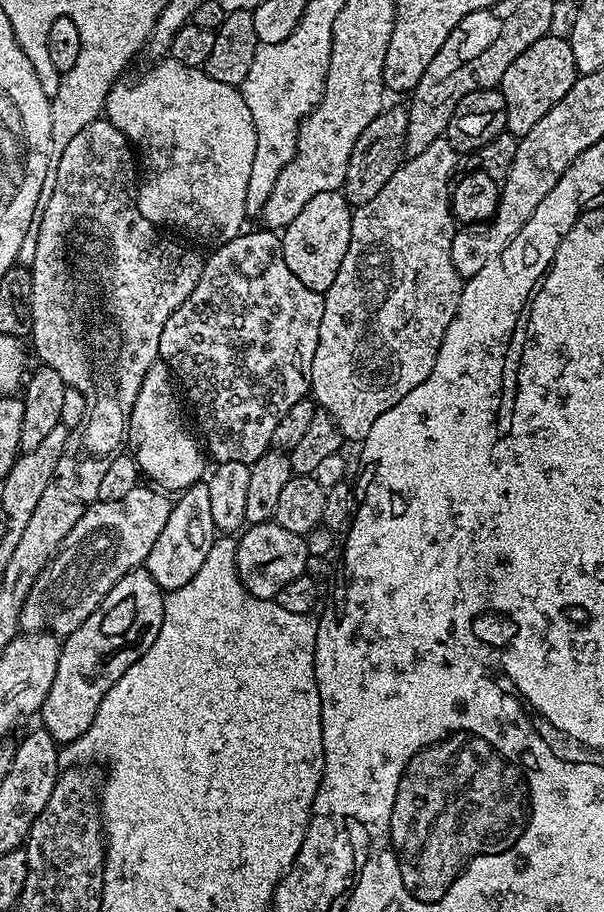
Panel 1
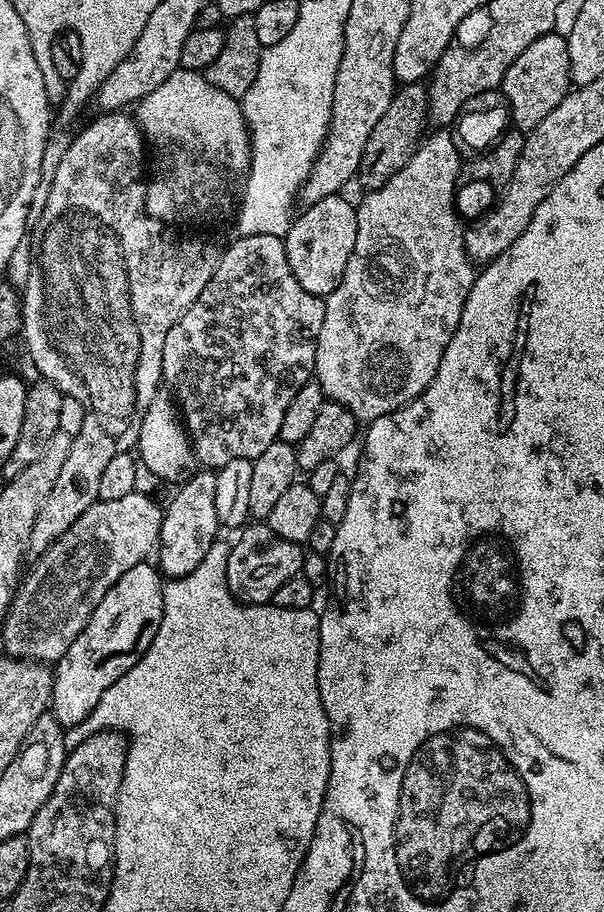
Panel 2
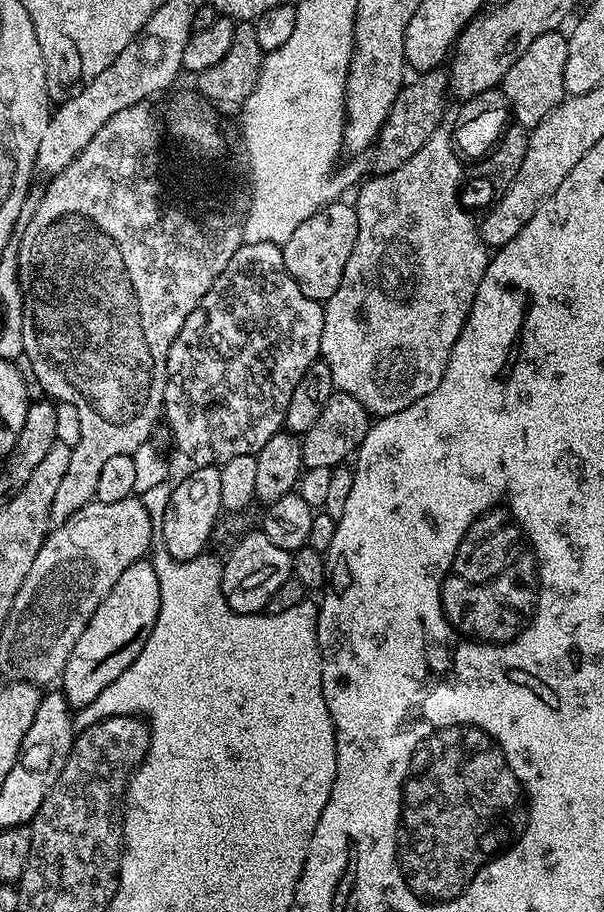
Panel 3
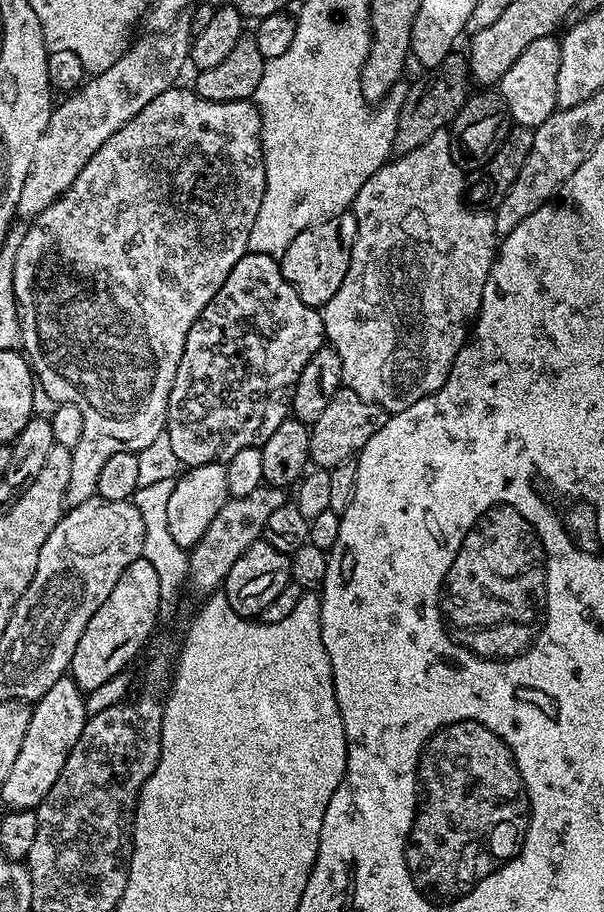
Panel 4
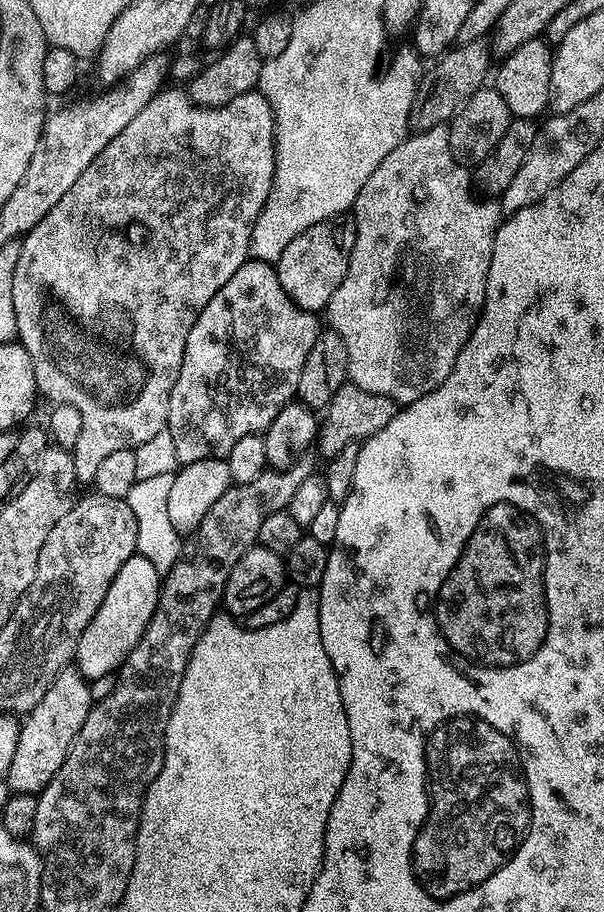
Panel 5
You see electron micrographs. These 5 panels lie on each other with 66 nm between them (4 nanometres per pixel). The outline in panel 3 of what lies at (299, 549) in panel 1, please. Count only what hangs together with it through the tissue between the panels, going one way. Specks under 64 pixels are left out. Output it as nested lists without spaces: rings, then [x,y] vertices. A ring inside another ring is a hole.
[[[263,530],[248,532],[232,548],[228,560],[223,561],[224,573],[220,579],[222,594],[226,602],[238,614],[260,614],[265,611],[270,598],[278,591],[282,582],[293,579],[293,553],[282,550],[282,546],[274,546],[270,538],[266,538]]]

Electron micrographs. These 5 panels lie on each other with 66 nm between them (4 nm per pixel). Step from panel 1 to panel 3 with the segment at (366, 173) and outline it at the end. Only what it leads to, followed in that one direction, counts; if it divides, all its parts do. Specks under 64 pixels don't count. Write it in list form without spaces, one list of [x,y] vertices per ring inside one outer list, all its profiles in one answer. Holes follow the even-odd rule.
[[[443,67],[431,68],[429,72],[421,72],[415,78],[409,79],[394,98],[394,106],[390,106],[390,114],[371,149],[372,172],[393,172],[402,166],[402,162],[410,162],[422,146],[426,146],[426,138],[434,134],[442,126],[440,120],[444,116],[444,103],[450,100],[448,73]],[[416,79],[416,80],[412,80]]]

